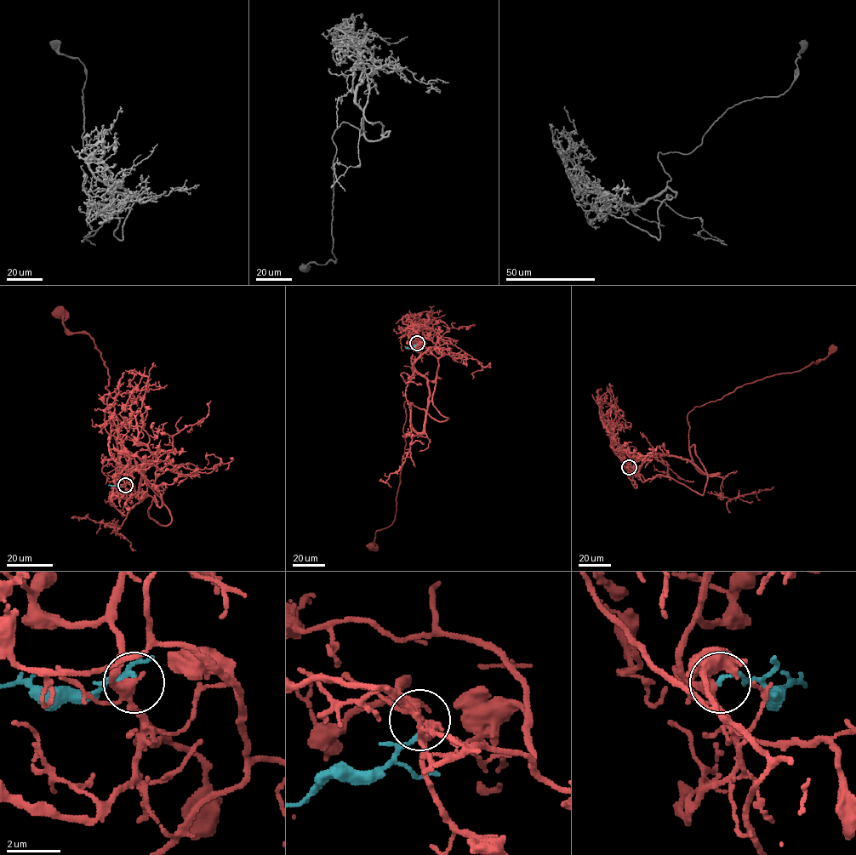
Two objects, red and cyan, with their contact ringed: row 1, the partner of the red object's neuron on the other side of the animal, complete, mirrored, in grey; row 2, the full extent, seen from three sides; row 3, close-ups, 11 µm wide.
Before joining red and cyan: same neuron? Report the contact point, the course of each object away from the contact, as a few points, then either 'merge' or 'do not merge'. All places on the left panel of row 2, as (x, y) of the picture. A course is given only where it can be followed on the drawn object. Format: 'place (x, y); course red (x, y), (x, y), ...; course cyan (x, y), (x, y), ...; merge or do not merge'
place (125, 485); course red (125, 485), (130, 470), (121, 468), (144, 470), (135, 498), (116, 494), (108, 369), (60, 312); course cyan (125, 485), (108, 485); merge

